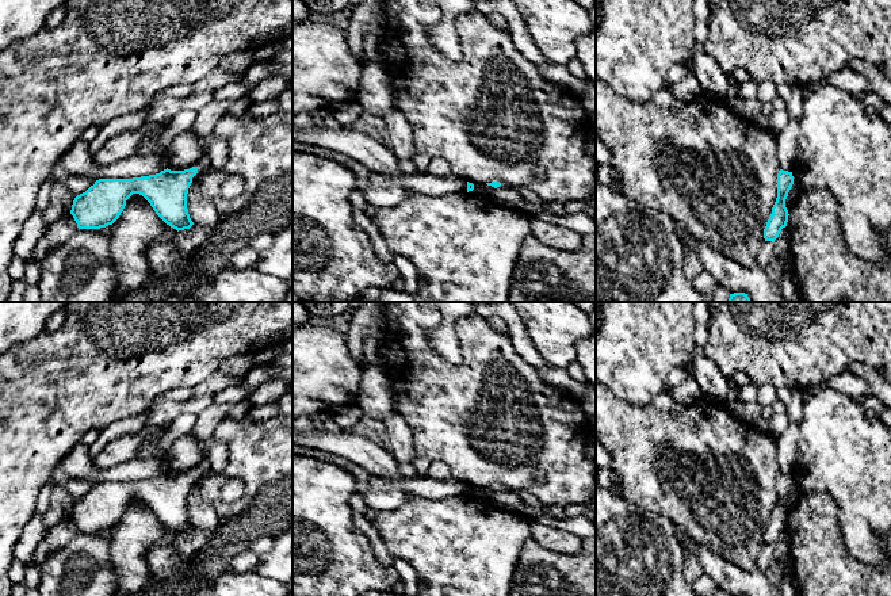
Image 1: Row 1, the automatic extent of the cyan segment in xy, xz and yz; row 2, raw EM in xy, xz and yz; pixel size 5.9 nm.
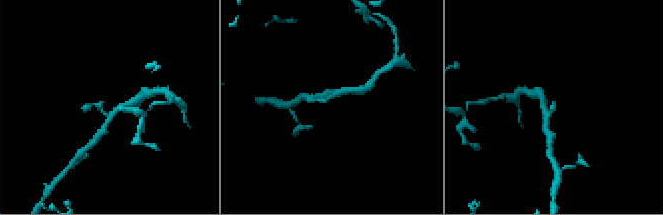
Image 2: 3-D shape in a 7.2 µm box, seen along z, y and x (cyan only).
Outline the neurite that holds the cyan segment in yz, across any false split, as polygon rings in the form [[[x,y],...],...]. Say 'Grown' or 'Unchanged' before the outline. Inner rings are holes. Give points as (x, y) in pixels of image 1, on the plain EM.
Unchanged. [[[780,473],[777,477],[777,501],[772,511],[772,517],[764,532],[765,545],[775,545],[781,532],[787,530],[788,513],[785,511],[785,503],[794,488],[792,475]]]

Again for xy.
Unchanged. [[[198,470],[184,474],[164,473],[160,477],[133,482],[99,482],[73,504],[70,517],[79,532],[100,532],[112,528],[133,497],[142,498],[156,517],[171,531],[190,532],[194,526],[187,513],[187,497]]]

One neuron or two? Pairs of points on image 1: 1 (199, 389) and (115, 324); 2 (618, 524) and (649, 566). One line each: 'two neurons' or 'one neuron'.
1: two neurons
2: one neuron

